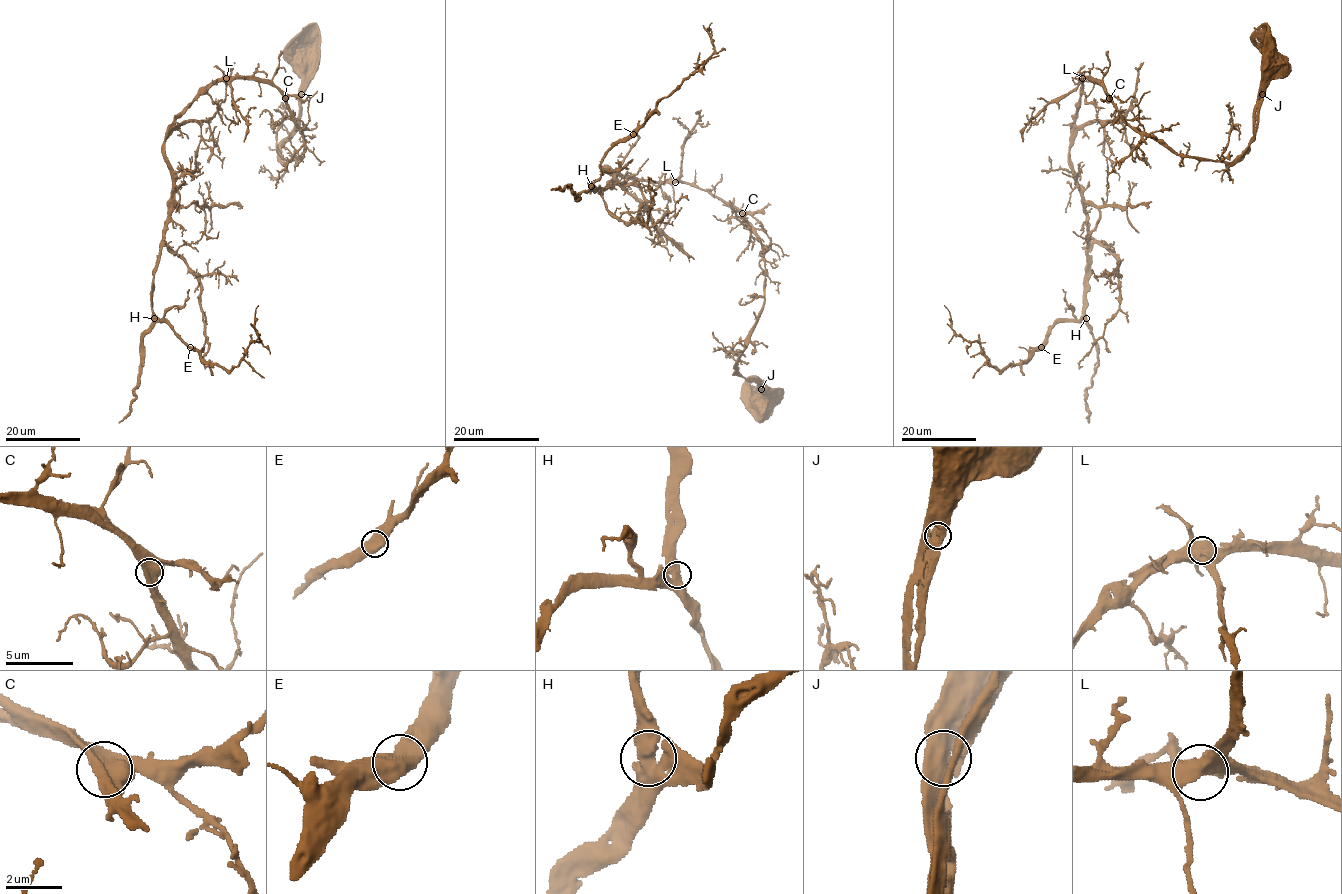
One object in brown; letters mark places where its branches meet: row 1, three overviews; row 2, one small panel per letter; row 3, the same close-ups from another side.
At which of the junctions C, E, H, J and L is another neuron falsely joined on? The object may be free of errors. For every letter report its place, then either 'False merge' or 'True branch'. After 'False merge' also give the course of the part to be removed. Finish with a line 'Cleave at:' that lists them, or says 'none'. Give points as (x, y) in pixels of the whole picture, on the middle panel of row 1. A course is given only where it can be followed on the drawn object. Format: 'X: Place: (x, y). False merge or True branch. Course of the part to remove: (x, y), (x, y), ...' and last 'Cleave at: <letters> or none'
C: Place: (742, 213). True branch
E: Place: (633, 134). True branch
H: Place: (591, 186). True branch
J: Place: (761, 389). True branch
L: Place: (675, 182). True branch
Cleave at: none

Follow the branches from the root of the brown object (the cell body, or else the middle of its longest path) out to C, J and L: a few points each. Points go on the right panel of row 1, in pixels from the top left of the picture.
C: (1270, 64), (1267, 65), (1267, 84), (1255, 139), (1229, 162), (1176, 155), (1153, 139), (1140, 135), (1109, 98)
J: (1270, 64), (1267, 65), (1267, 84), (1262, 94)
L: (1270, 64), (1255, 139), (1229, 162), (1176, 155), (1140, 135), (1098, 83), (1082, 78)

